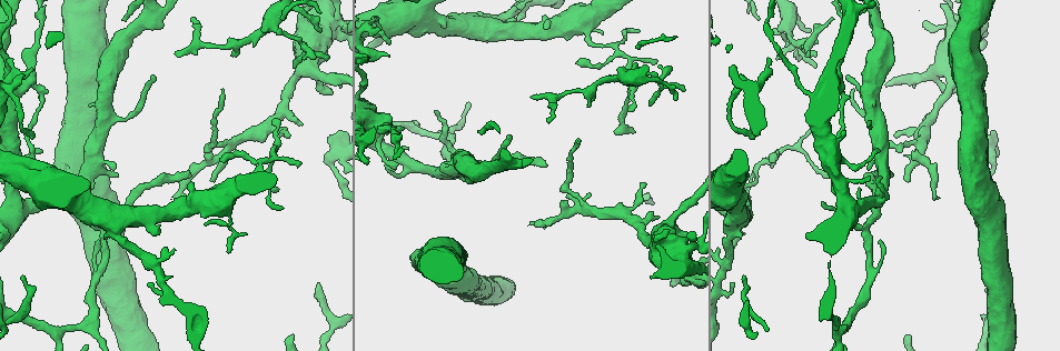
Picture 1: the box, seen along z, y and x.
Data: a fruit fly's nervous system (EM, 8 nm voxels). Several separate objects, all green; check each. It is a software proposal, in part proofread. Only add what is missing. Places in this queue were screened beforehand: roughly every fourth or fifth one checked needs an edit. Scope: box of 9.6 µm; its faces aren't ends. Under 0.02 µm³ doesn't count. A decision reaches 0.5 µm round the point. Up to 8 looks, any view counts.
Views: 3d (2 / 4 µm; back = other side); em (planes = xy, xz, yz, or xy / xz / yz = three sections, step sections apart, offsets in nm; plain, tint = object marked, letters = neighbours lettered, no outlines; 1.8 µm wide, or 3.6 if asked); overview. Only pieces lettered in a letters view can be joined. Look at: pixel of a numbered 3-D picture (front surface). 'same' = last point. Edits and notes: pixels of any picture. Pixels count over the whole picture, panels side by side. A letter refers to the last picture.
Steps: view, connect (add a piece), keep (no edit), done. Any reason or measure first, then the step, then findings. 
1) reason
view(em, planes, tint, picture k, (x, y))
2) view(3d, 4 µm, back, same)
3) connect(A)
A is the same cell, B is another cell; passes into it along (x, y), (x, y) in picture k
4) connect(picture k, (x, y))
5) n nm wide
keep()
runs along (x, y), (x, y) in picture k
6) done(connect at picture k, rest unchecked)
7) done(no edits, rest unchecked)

narrows sharply
view(em, xy, step 16, tint, picture 1, (654, 73))

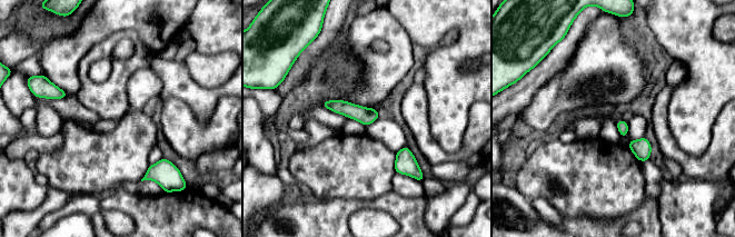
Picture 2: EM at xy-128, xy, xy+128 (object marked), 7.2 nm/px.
another direction
view(em, planes, letters, same)

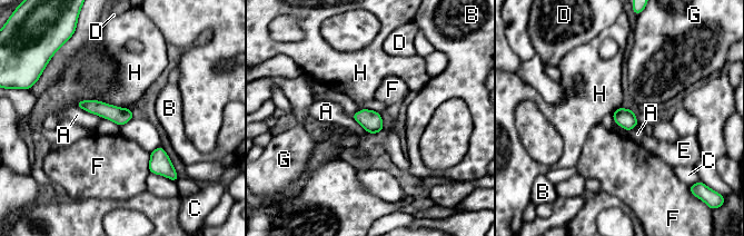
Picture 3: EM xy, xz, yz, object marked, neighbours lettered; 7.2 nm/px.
keep()
A, B, C, D, E, F, G and H are other cells; border along (102, 101), (127, 108) in picture 3; none of them fits

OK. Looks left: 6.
end of a long branch
view(em, xy, step 4, tint, picture 1, (189, 178))

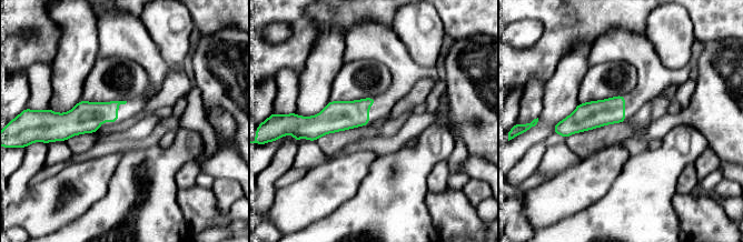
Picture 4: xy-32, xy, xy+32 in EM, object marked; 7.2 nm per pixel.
view(em, planes, letters, same)

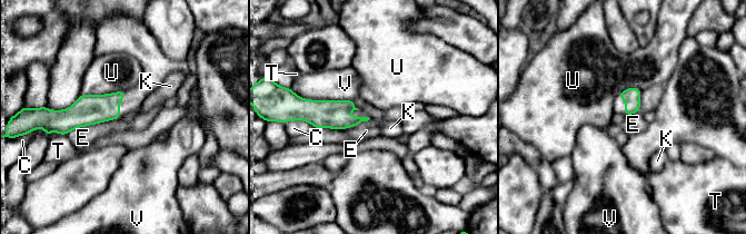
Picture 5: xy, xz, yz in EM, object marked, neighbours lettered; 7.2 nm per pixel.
keep()
C, E, K, T, U and V are other cells; border along (119, 117), (78, 126), (66, 134) in picture 5; no lettered piece goes on from it

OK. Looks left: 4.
an open end
view(3d, 2 µm, picture 1, (939, 197))

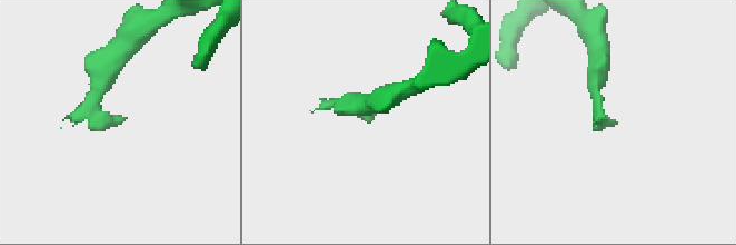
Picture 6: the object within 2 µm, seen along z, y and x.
now the EM
view(em, xz, step 16, tint, picture 6, (371, 117))

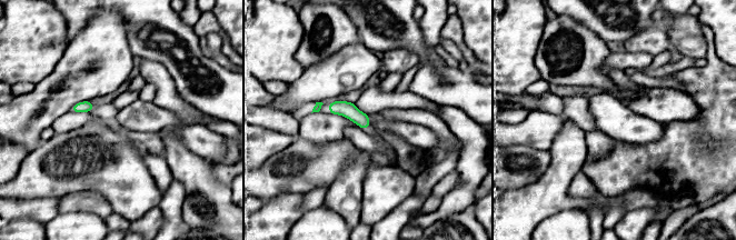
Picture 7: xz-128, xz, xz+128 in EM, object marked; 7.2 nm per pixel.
view(em, planes, letters, same)

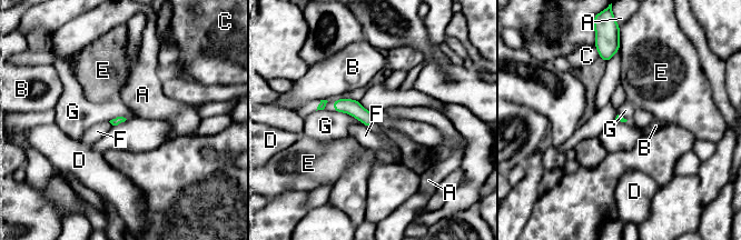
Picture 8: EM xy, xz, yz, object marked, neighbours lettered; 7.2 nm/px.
keep()
A, B, C, D, E, F and G are other cells; border along (334, 110), (347, 112), (363, 122) in picture 8; none of them fits

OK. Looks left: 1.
done(no edits, rest unchecked)

